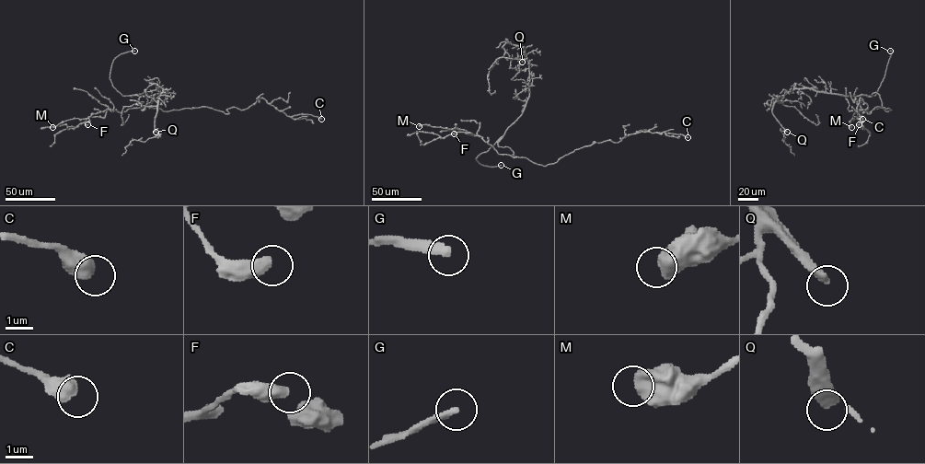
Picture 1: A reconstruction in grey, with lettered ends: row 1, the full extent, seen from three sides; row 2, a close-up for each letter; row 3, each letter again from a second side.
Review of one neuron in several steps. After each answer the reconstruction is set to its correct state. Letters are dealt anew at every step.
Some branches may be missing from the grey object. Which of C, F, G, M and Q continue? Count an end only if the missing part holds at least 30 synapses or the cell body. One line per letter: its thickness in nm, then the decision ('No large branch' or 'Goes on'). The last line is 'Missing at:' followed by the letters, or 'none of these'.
C: Thickness 600 nm. No large branch
F: Thickness 480 nm. No large branch
G: Thickness 320 nm. Goes on
M: Thickness 750 nm. No large branch
Q: Thickness 440 nm. Goes on
Missing at: G, Q

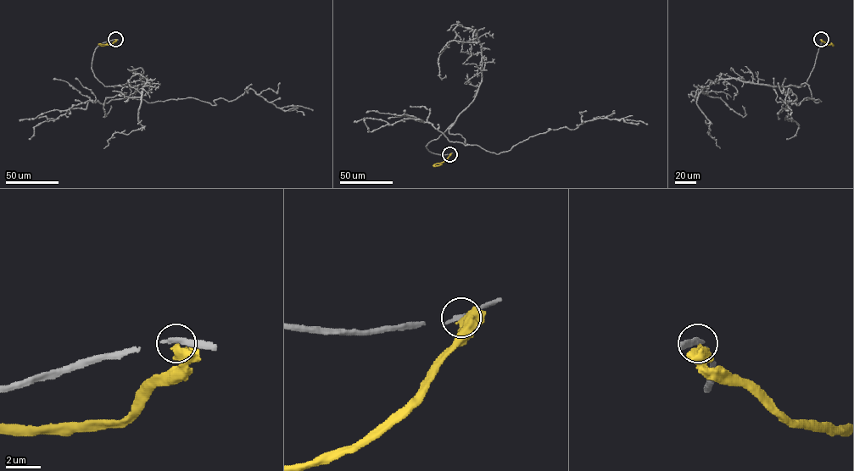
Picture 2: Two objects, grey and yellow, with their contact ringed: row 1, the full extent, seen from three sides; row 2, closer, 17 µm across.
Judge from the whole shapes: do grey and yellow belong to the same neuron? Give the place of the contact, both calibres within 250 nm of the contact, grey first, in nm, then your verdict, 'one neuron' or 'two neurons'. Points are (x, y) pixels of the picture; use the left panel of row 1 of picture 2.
at (115, 39); 360 nm thick on the grey side, 550 nm on the other; two neurons

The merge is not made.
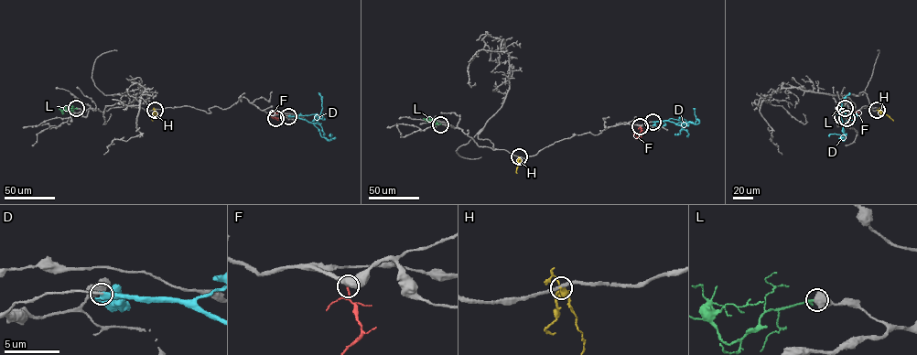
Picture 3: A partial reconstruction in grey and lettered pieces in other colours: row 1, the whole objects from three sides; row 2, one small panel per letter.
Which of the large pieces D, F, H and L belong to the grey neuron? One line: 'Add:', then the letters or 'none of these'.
Add: none of these

